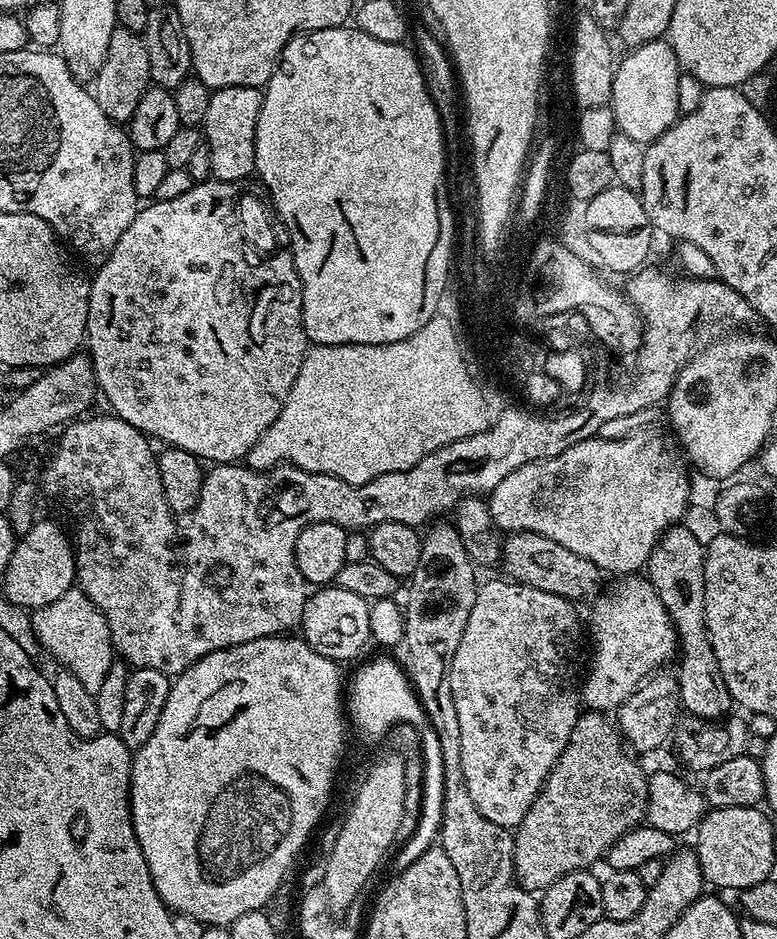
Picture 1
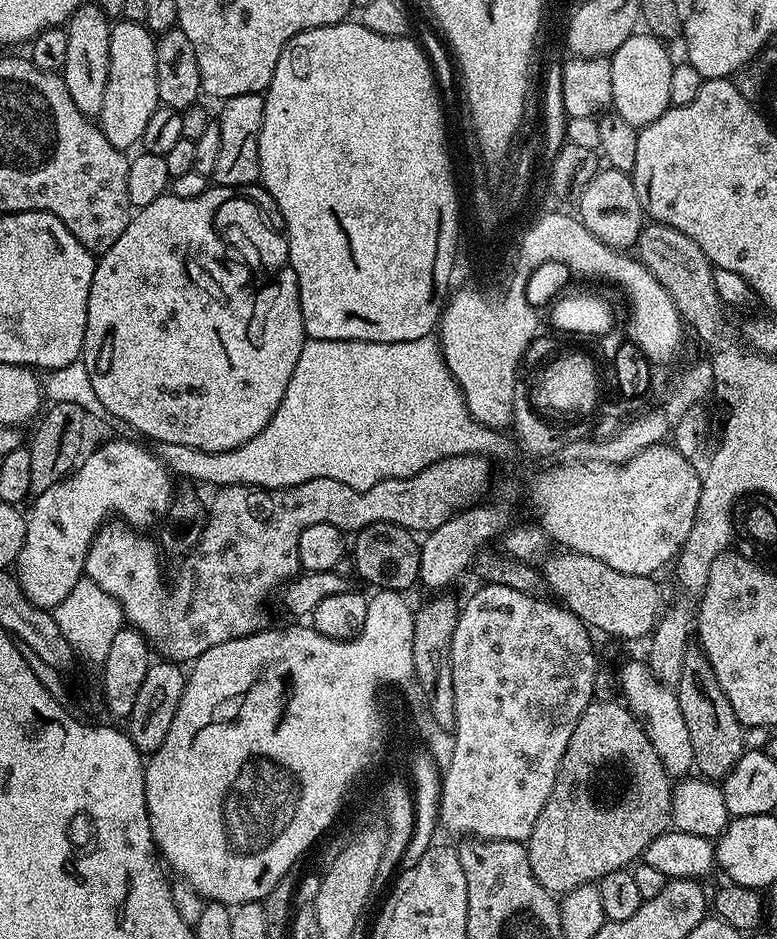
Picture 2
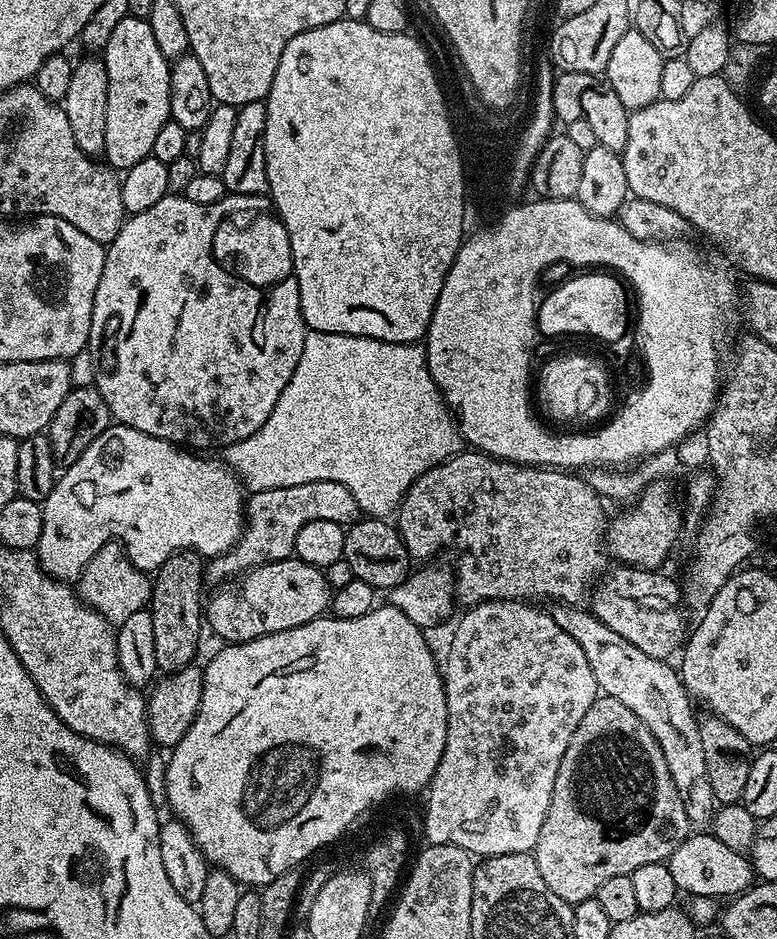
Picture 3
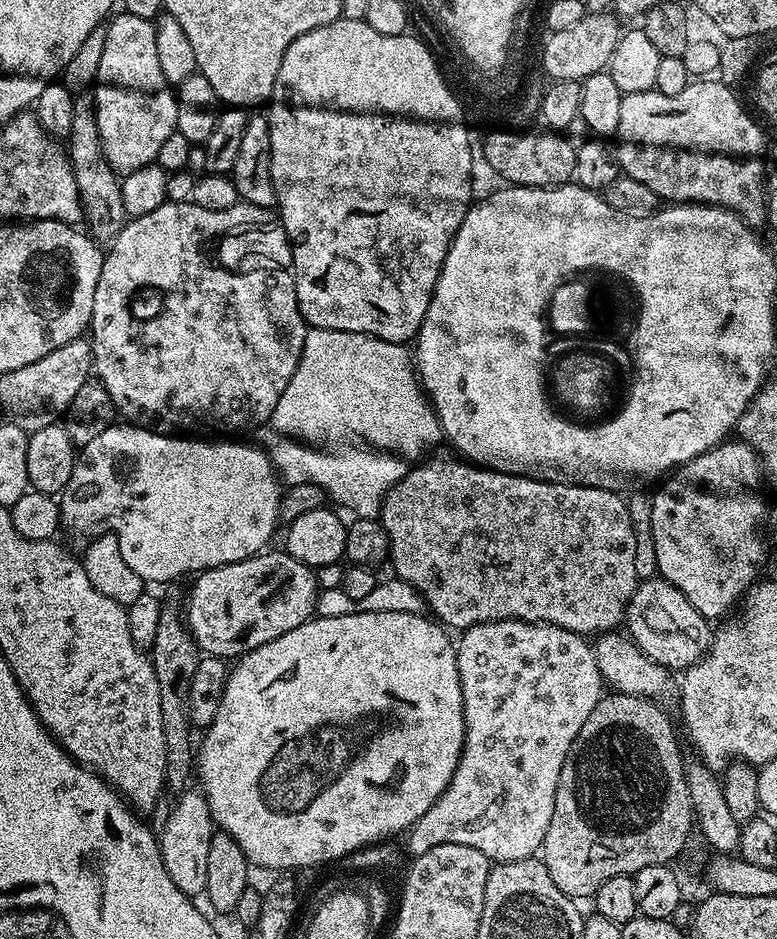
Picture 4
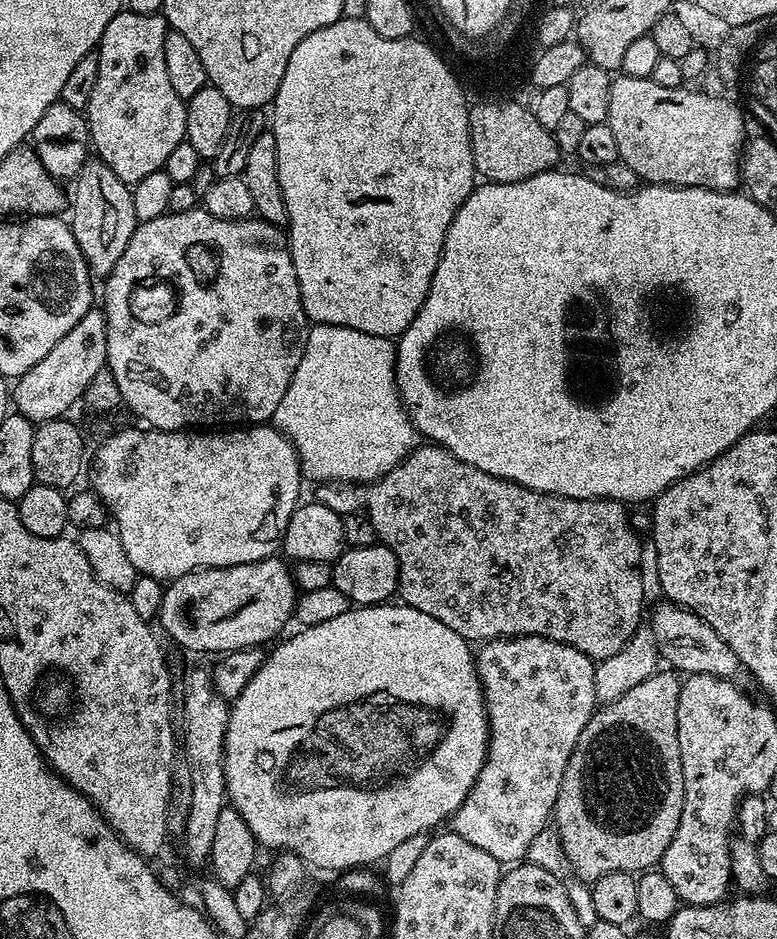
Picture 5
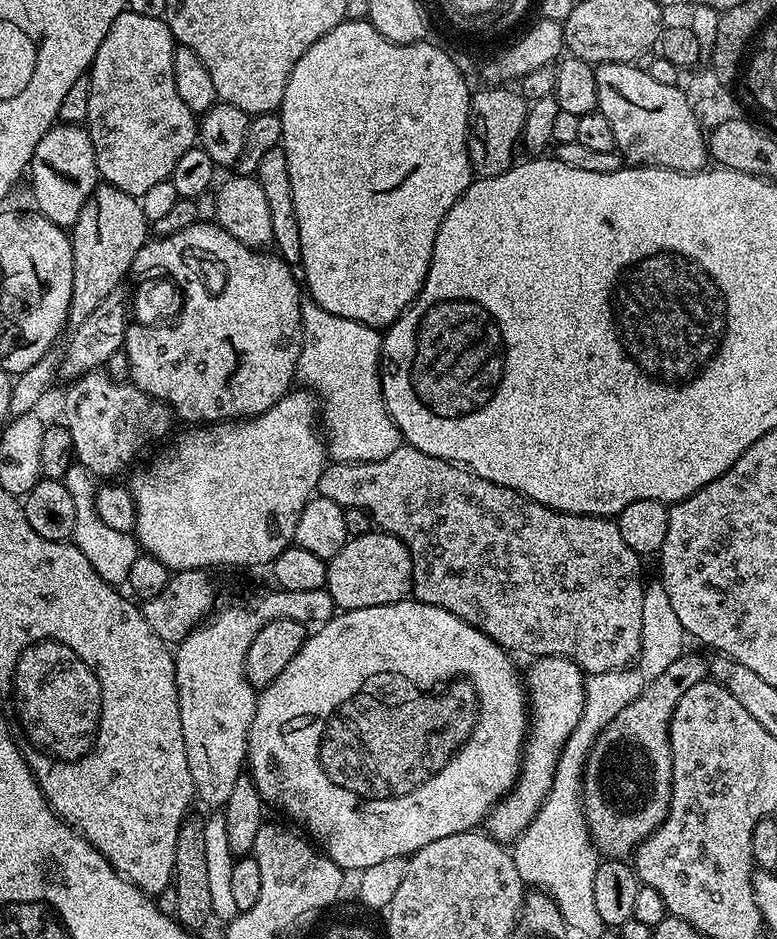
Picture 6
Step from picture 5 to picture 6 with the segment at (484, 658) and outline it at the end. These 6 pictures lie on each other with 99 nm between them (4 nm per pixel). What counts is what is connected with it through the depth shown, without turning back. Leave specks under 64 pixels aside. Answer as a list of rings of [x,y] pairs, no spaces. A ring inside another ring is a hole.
[[[542,656],[531,661],[526,672],[526,684],[530,689],[530,727],[524,742],[524,755],[520,761],[520,774],[516,777],[516,785],[510,792],[505,792],[500,801],[492,807],[486,817],[486,831],[493,840],[515,842],[520,835],[534,822],[542,802],[546,802],[546,794],[550,794],[550,786],[554,786],[554,770],[558,766],[558,758],[562,754],[562,746],[566,746],[566,738],[574,734],[574,726],[578,726],[578,718],[582,718],[584,705],[585,673],[572,660],[561,656]]]

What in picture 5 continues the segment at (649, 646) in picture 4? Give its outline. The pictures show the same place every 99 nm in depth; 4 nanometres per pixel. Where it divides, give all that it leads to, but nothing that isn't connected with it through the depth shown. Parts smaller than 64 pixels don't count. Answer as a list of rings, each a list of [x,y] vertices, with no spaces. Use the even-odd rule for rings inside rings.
[[[663,603],[653,610],[652,625],[650,625],[652,637],[656,639],[656,651],[663,663],[665,660],[666,663],[673,664],[668,666],[675,669],[677,673],[684,672],[683,674],[694,676],[706,674],[736,678],[741,675],[742,665],[738,654],[734,654],[734,650],[730,650],[730,646],[722,642],[720,635],[710,626],[706,626],[702,618],[698,618],[698,614],[694,614],[688,608],[680,607],[679,604]]]

